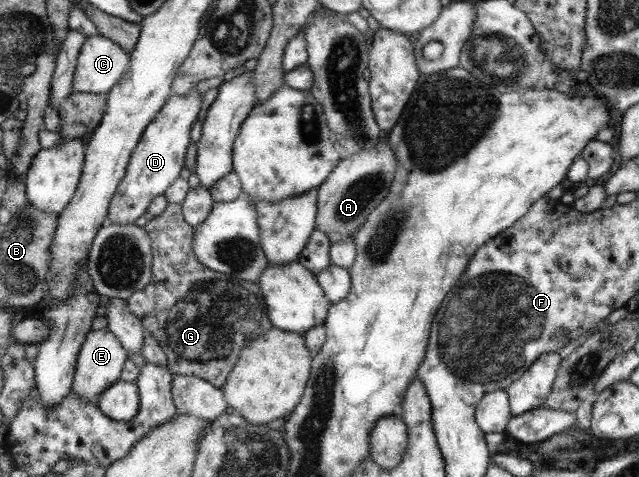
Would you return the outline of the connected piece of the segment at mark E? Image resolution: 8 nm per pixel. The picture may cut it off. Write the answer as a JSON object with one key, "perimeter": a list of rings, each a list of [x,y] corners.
{"perimeter":[[[108,328],[101,330],[90,330],[81,345],[80,355],[77,357],[76,375],[73,381],[73,393],[77,397],[98,403],[99,397],[105,393],[112,384],[121,380],[121,373],[124,371],[126,349],[121,340]]]}

